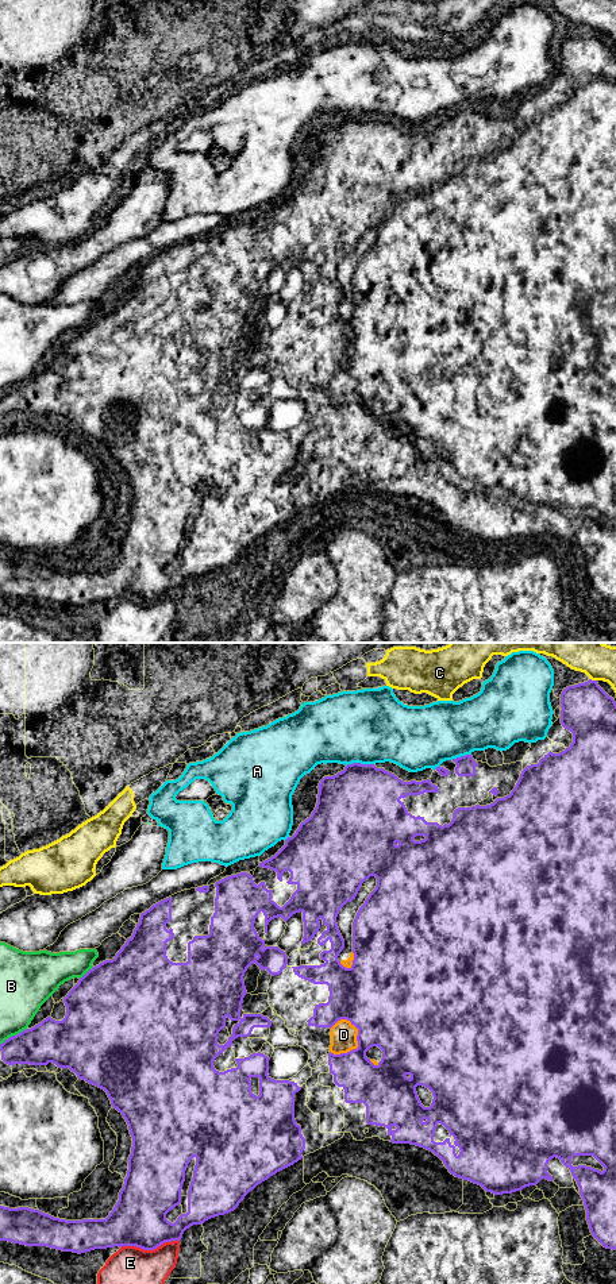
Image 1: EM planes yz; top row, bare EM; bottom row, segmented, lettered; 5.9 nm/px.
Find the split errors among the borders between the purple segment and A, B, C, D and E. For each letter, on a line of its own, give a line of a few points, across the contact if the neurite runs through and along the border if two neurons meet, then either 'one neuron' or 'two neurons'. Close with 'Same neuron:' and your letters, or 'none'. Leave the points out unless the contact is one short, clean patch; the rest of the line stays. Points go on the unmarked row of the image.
A: two neurons
B: two neurons
C: two neurons
D: one neuron
E: two neurons
Same neuron: D

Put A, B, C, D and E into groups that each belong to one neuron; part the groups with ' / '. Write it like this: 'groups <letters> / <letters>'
groups A / B / C / D / E

